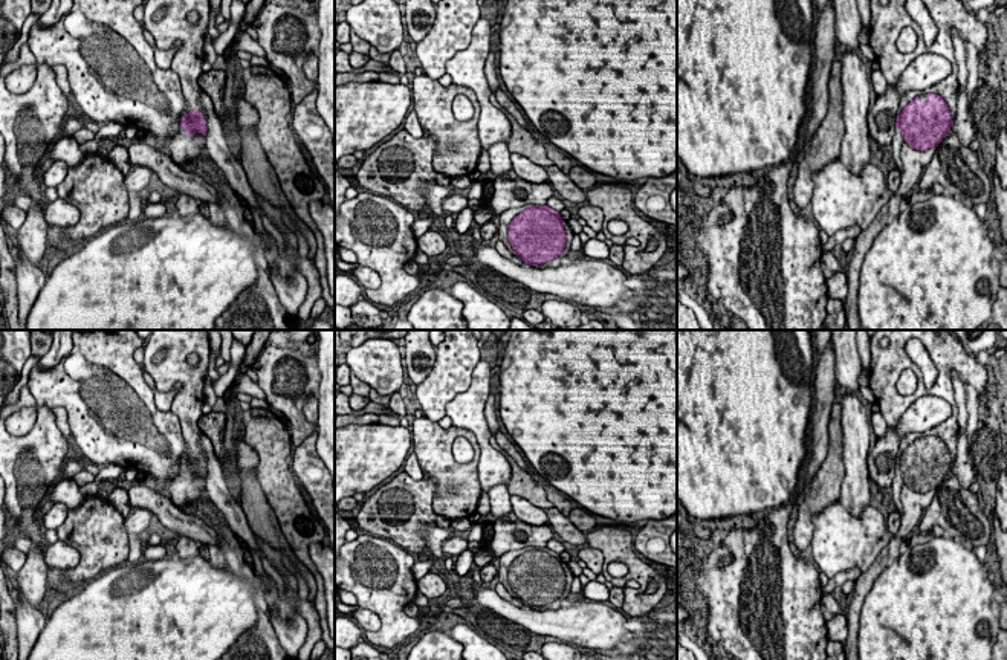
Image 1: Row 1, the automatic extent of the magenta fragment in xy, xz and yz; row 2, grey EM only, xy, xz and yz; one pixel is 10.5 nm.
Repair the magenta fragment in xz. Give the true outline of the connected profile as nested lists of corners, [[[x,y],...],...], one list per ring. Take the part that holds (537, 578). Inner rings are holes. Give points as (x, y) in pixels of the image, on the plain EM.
[[[526,547],[500,558],[498,582],[509,585],[524,607],[559,610],[561,599],[571,599],[575,574],[561,556],[550,548]]]

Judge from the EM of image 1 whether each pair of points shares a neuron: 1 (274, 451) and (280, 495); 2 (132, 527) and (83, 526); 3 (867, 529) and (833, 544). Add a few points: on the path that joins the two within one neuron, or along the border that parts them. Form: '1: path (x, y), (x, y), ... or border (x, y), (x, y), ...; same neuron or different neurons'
1: path (274, 462), (274, 474), (280, 485); same neuron
2: border (124, 518), (127, 537); different neurons
3: path (859, 537), (854, 541), (841, 541); same neuron

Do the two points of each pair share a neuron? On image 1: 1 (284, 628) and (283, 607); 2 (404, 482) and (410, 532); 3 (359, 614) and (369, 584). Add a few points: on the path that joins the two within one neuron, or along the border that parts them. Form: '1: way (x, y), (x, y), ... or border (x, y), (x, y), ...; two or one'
1: way (284, 624), (283, 611); one
2: way (404, 494), (405, 514), (410, 520); one
3: border (358, 605), (370, 610), (379, 619), (376, 631); two

